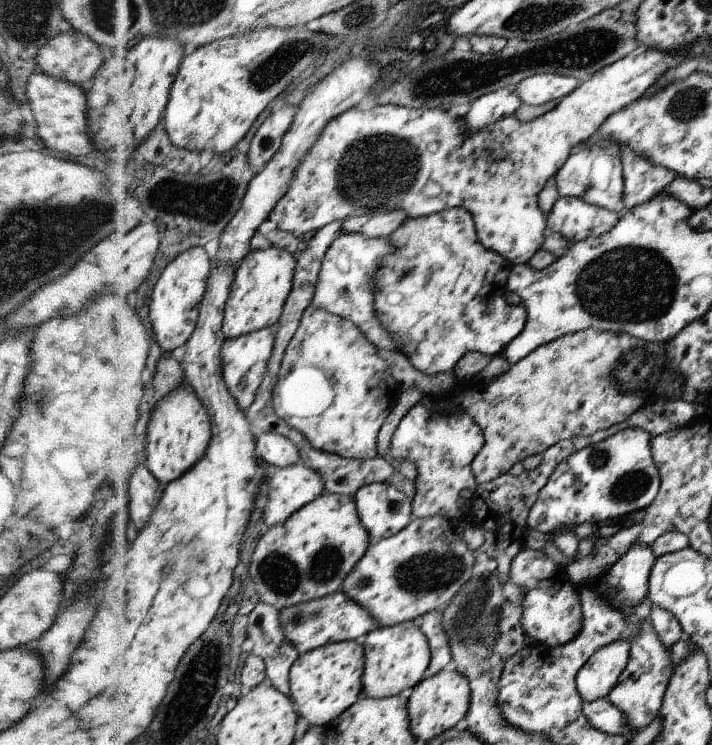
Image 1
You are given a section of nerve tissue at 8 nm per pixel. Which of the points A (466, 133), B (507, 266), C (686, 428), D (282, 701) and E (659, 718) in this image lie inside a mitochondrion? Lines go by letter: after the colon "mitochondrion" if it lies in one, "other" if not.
A: other
B: other
C: other
D: other
E: other

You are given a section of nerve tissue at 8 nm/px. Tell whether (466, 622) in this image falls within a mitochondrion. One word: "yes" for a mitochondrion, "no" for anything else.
yes

